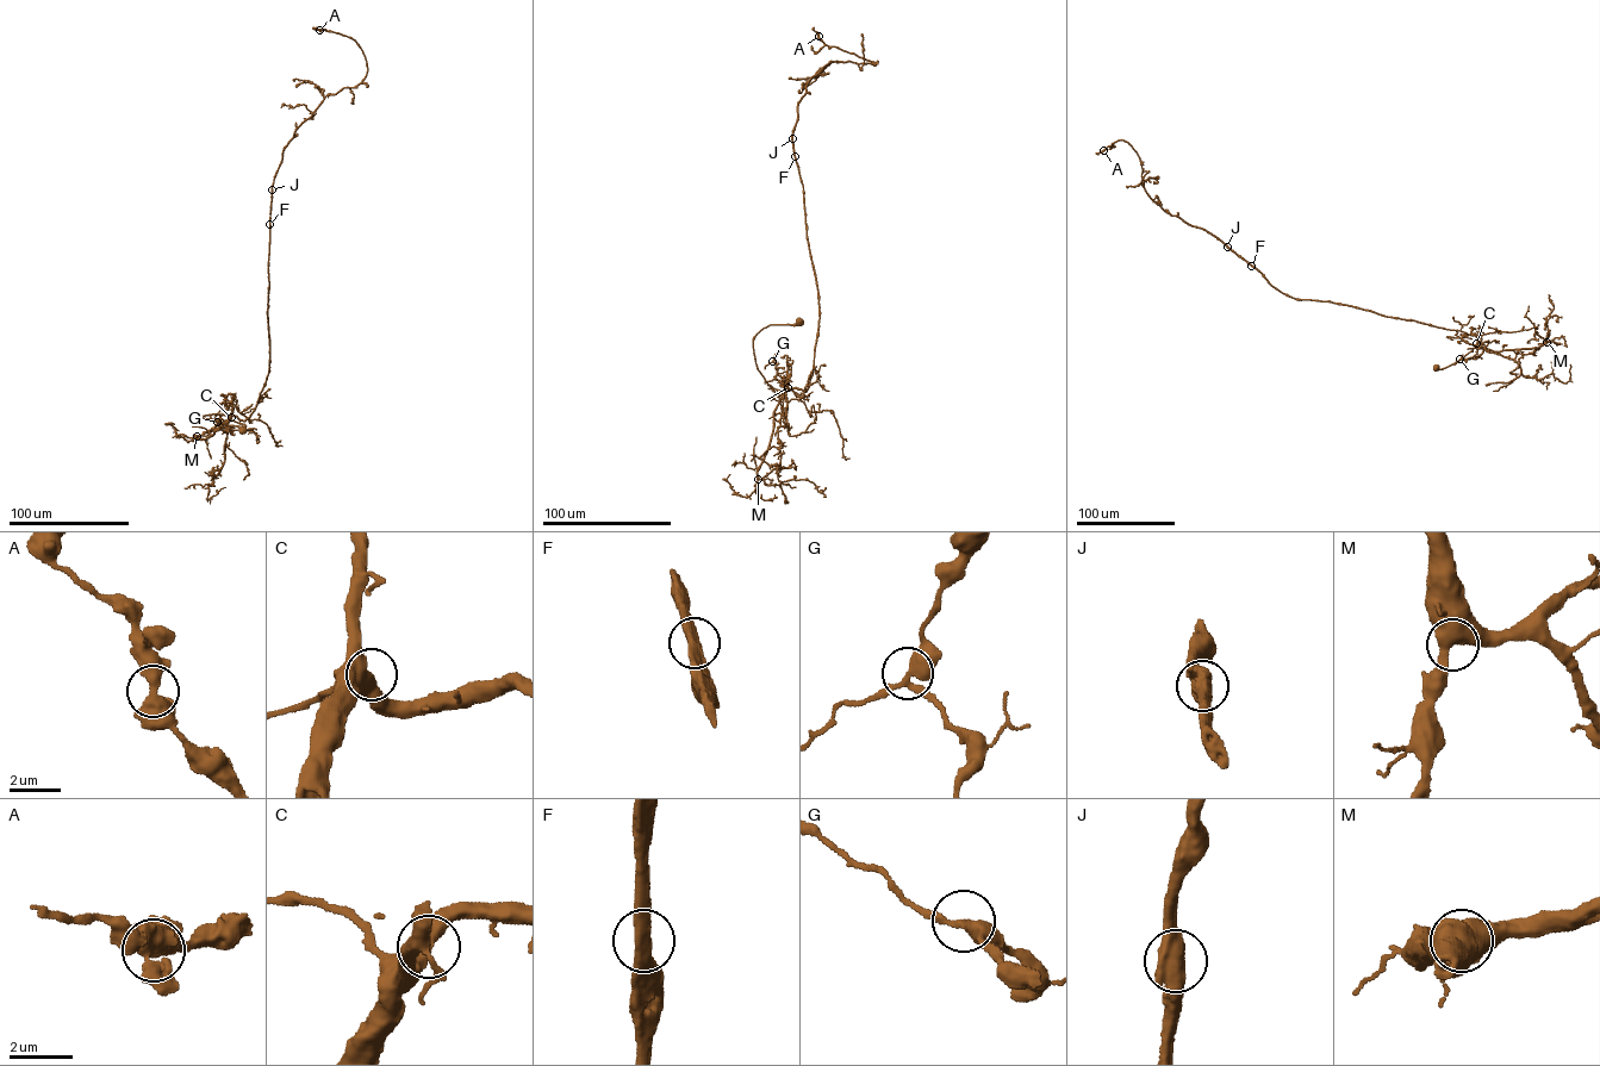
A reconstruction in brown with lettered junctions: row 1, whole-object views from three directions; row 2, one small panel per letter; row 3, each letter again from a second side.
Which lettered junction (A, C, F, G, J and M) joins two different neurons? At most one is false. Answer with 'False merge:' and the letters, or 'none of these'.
False merge: none of these

